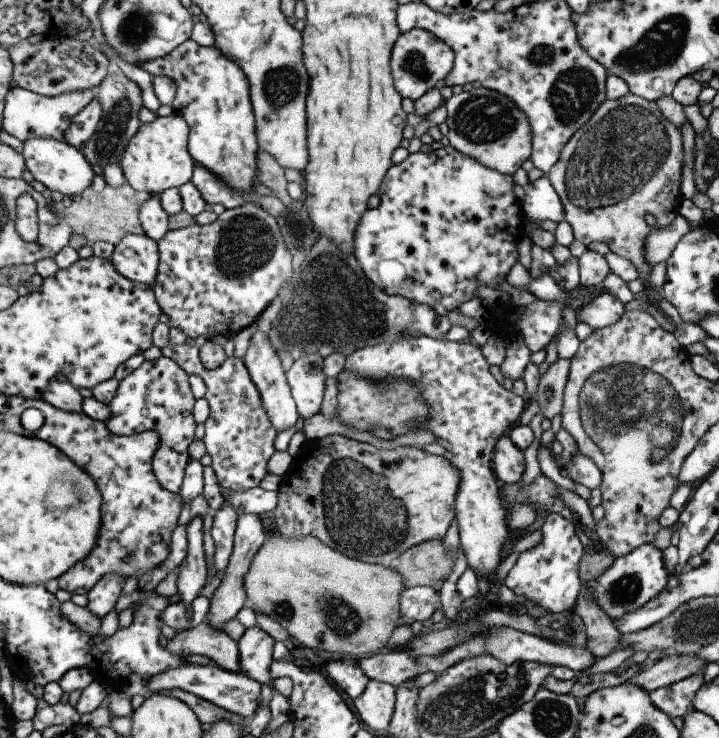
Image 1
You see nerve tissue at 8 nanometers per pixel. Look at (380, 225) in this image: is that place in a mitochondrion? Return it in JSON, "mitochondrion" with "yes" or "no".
{"mitochondrion":"no"}

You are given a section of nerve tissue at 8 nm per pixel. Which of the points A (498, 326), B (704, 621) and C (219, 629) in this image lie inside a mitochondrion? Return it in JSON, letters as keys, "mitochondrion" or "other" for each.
{"A":"other","B":"mitochondrion","C":"other"}

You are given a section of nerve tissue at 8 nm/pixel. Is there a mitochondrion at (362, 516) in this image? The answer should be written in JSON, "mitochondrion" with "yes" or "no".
{"mitochondrion":"yes"}

